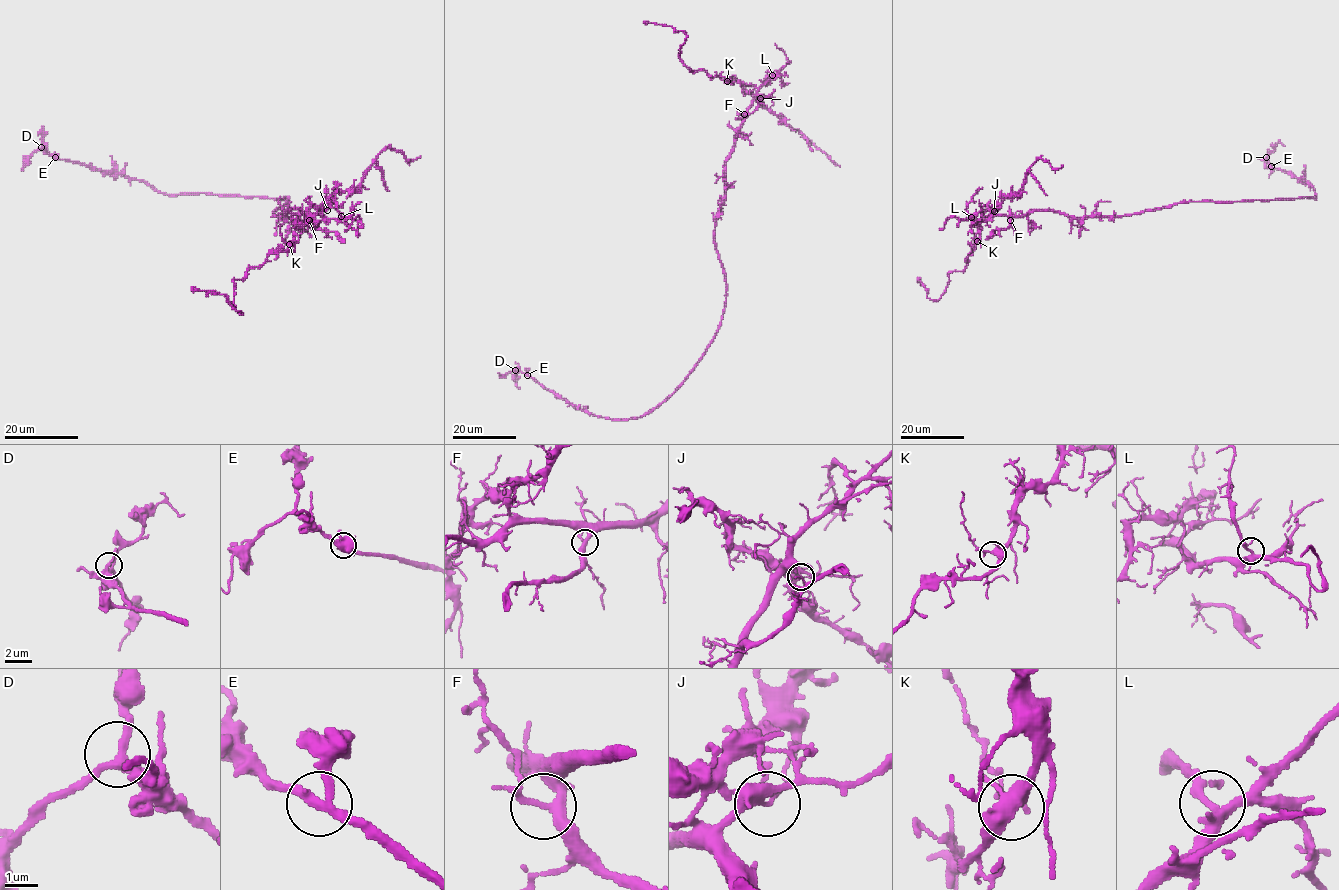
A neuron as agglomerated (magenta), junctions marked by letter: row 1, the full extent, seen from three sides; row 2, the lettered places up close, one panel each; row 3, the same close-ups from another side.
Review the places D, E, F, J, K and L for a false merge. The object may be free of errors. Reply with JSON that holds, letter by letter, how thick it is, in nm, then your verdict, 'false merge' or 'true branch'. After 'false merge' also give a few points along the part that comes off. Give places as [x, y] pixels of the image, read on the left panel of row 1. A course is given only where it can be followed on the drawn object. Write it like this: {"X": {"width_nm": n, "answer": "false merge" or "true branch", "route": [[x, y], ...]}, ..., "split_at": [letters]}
{"D": {"width_nm": 260, "answer": "true branch"}, "E": {"width_nm": 240, "answer": "true branch"}, "F": {"width_nm": 260, "answer": "true branch"}, "J": {"width_nm": 240, "answer": "false merge", "route": [[327, 210], [325, 203], [310, 207], [291, 245], [233, 280], [241, 314], [221, 294], [191, 287]]}, "K": {"width_nm": 400, "answer": "true branch"}, "L": {"width_nm": 280, "answer": "true branch"}, "split_at": ["J"]}

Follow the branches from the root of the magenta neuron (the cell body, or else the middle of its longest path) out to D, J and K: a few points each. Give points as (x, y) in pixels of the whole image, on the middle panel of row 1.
D: (716, 244), (725, 280), (725, 306), (721, 325), (685, 380), (643, 415), (611, 420), (588, 414), (515, 370)
J: (716, 244), (716, 215), (725, 193), (727, 158), (747, 109), (756, 97), (760, 98)
K: (716, 244), (716, 215), (725, 193), (725, 166), (735, 132), (754, 95), (747, 92), (740, 82), (727, 81)

